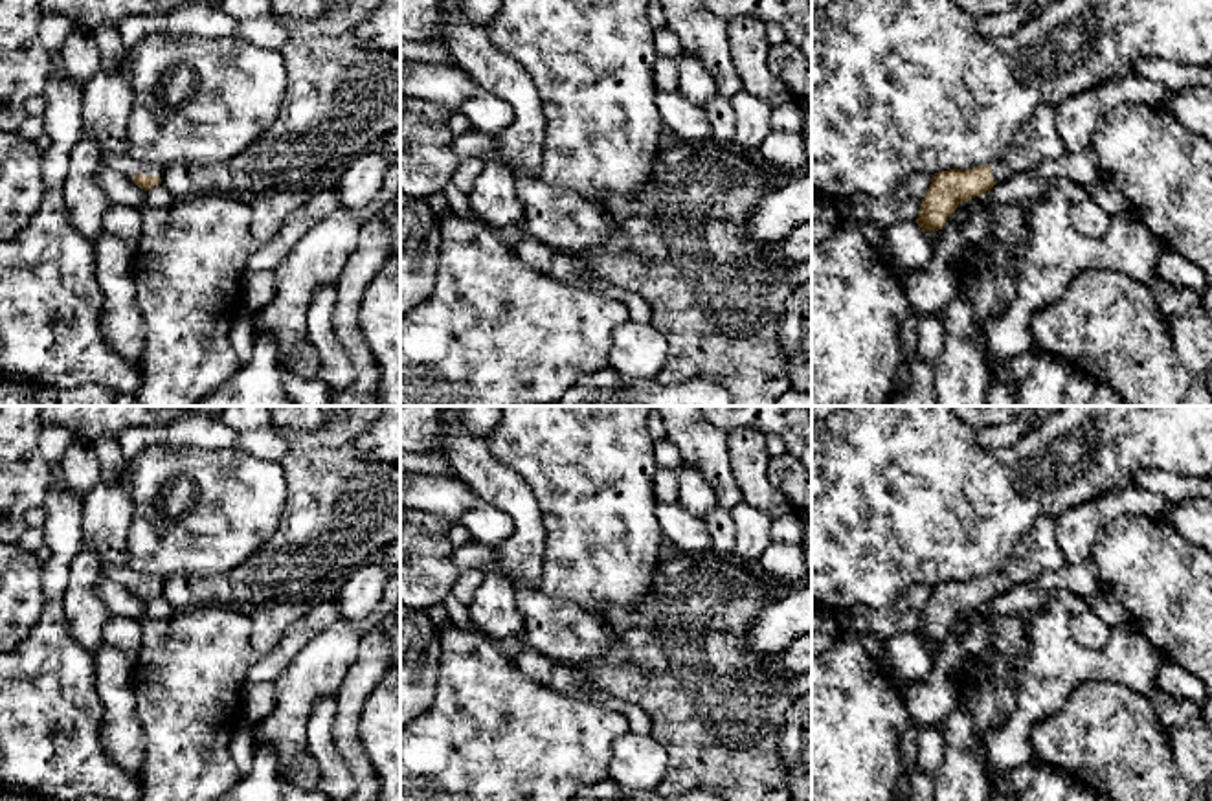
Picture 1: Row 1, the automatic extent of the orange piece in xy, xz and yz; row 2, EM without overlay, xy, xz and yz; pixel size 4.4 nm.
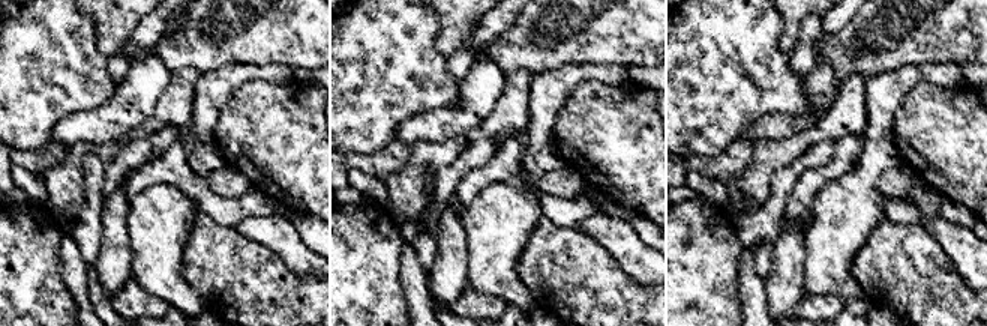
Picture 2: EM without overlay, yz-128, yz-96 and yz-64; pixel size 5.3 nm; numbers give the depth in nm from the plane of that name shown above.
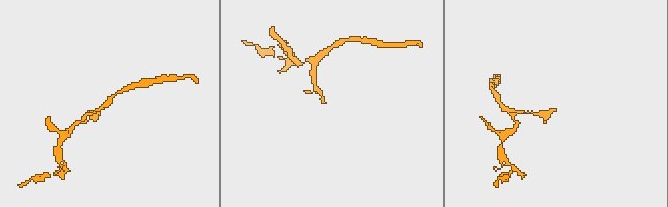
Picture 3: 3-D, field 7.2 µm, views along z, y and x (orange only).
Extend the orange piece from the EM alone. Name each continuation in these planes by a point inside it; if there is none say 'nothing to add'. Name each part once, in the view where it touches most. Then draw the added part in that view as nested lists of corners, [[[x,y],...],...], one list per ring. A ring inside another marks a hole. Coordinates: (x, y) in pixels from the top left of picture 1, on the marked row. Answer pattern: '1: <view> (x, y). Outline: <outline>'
1: xy (125, 164). Outline: [[[107,154],[105,162],[116,169],[121,171],[123,175],[127,175],[130,180],[141,173],[141,175],[149,175],[149,176],[158,176],[163,178],[165,175],[165,167],[162,165],[154,165],[154,164],[143,164],[134,160],[132,156],[125,154],[125,156],[118,156],[118,154]]]

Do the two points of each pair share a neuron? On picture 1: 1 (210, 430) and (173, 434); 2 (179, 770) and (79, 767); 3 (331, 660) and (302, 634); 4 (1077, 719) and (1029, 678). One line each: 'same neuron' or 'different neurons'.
1: same neuron
2: different neurons
3: different neurons
4: different neurons

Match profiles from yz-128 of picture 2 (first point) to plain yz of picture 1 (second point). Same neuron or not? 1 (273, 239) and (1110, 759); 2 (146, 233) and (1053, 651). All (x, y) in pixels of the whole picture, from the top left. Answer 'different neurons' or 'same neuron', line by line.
1: different neurons
2: same neuron

